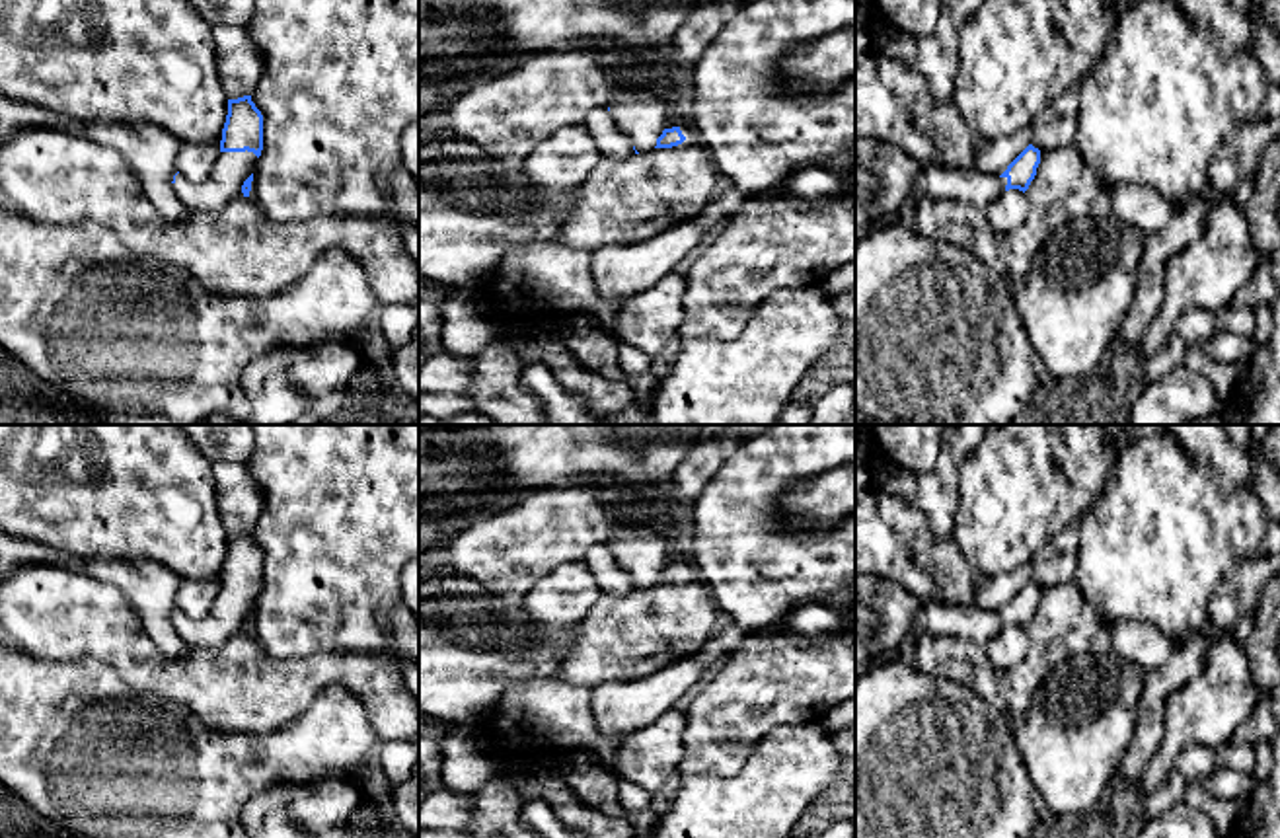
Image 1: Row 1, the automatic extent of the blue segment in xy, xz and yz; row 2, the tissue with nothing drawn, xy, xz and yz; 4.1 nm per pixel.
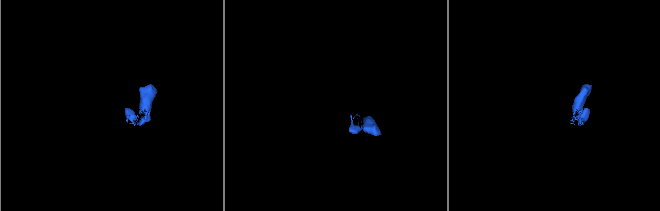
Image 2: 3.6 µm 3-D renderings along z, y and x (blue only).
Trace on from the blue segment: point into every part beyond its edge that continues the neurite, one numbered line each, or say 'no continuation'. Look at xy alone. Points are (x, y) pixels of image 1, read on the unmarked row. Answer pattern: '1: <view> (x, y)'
1: xy (221, 628)

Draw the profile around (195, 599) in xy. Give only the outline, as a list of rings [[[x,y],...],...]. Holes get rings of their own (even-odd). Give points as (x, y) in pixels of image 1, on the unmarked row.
[[[0,532],[0,581],[23,565],[55,565],[113,585],[134,610],[136,620],[142,624],[156,649],[171,661],[179,661],[189,651],[173,629],[173,612],[179,608],[187,616],[201,620],[210,612],[220,592],[218,583],[181,579],[175,571],[152,559],[86,559]]]

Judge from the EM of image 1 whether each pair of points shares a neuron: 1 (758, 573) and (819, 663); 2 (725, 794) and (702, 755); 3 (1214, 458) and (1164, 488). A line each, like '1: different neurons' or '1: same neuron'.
1: different neurons
2: different neurons
3: different neurons

